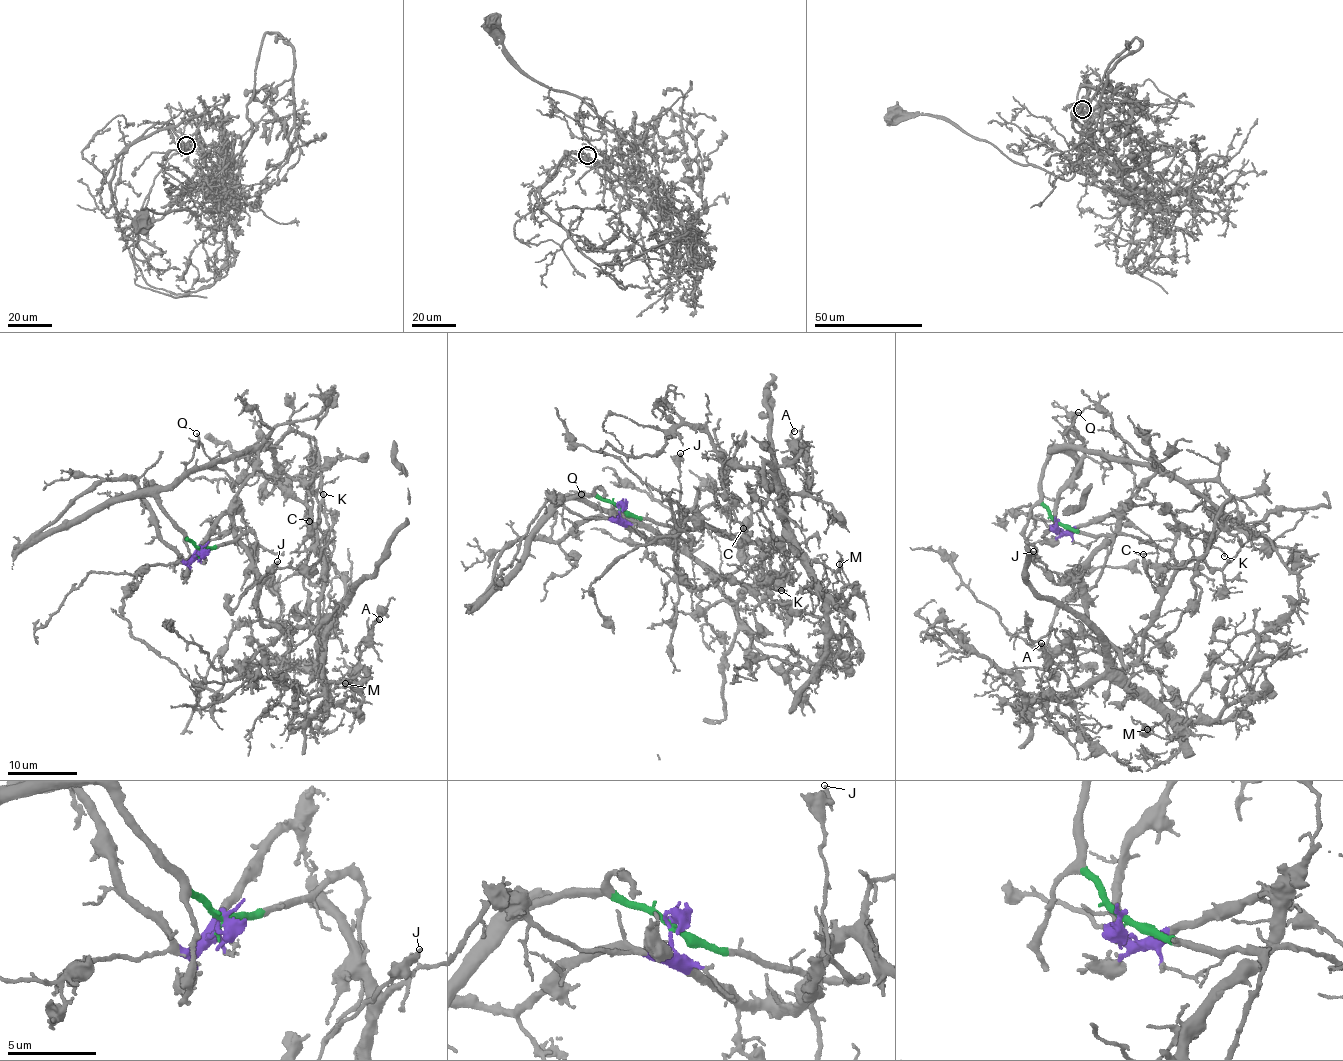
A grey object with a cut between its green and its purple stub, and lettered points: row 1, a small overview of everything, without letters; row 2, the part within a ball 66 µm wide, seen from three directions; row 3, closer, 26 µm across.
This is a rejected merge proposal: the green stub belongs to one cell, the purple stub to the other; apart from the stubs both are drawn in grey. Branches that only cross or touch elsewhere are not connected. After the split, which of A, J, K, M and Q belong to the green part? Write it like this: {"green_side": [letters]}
{"green_side": ["J", "Q"]}

